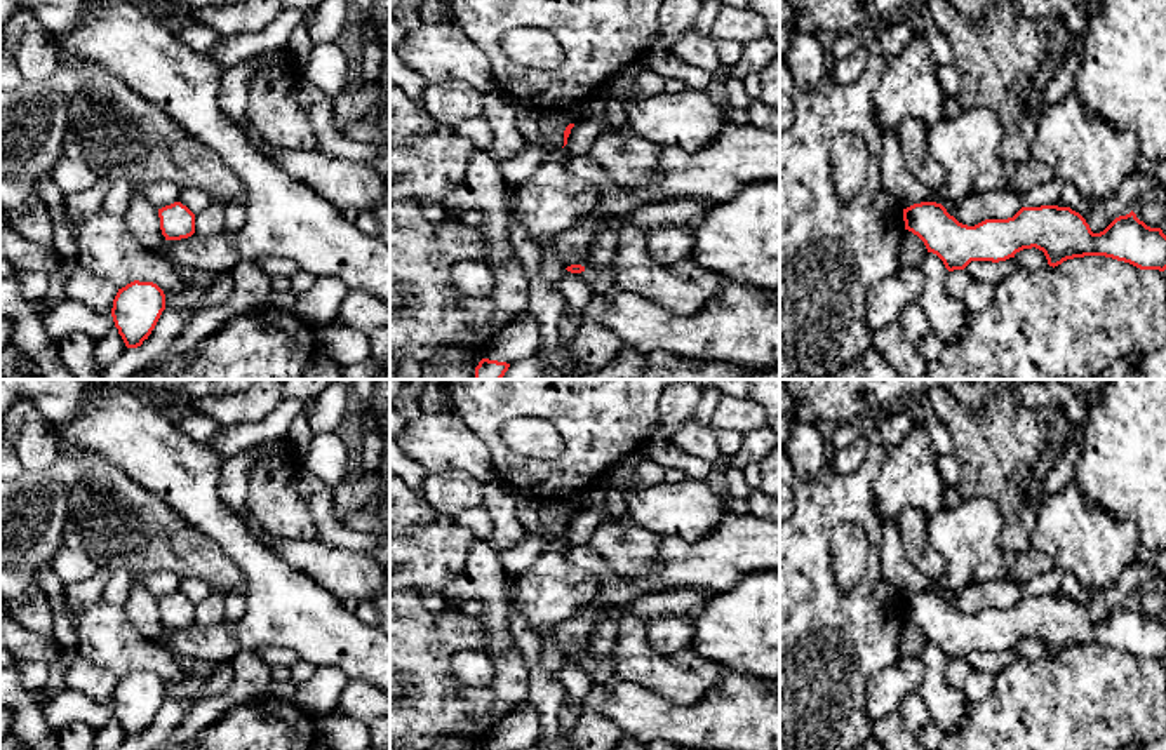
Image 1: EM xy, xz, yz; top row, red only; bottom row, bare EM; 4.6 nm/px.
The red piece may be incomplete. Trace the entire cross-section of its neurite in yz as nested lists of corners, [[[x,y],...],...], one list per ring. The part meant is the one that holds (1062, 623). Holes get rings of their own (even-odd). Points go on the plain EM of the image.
[[[921,592],[903,599],[905,619],[917,625],[928,642],[936,644],[948,661],[964,660],[971,651],[1006,651],[1023,639],[1044,642],[1049,656],[1084,646],[1105,646],[1129,653],[1140,660],[1166,660],[1166,625],[1150,618],[1131,600],[1116,607],[1103,621],[1093,623],[1086,609],[1070,597],[1022,597],[1008,609],[985,609],[975,616],[959,613],[942,593]]]

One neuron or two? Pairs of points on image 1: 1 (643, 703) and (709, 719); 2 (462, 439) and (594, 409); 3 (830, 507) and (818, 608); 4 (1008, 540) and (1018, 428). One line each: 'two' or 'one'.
1: one
2: two
3: one
4: one

